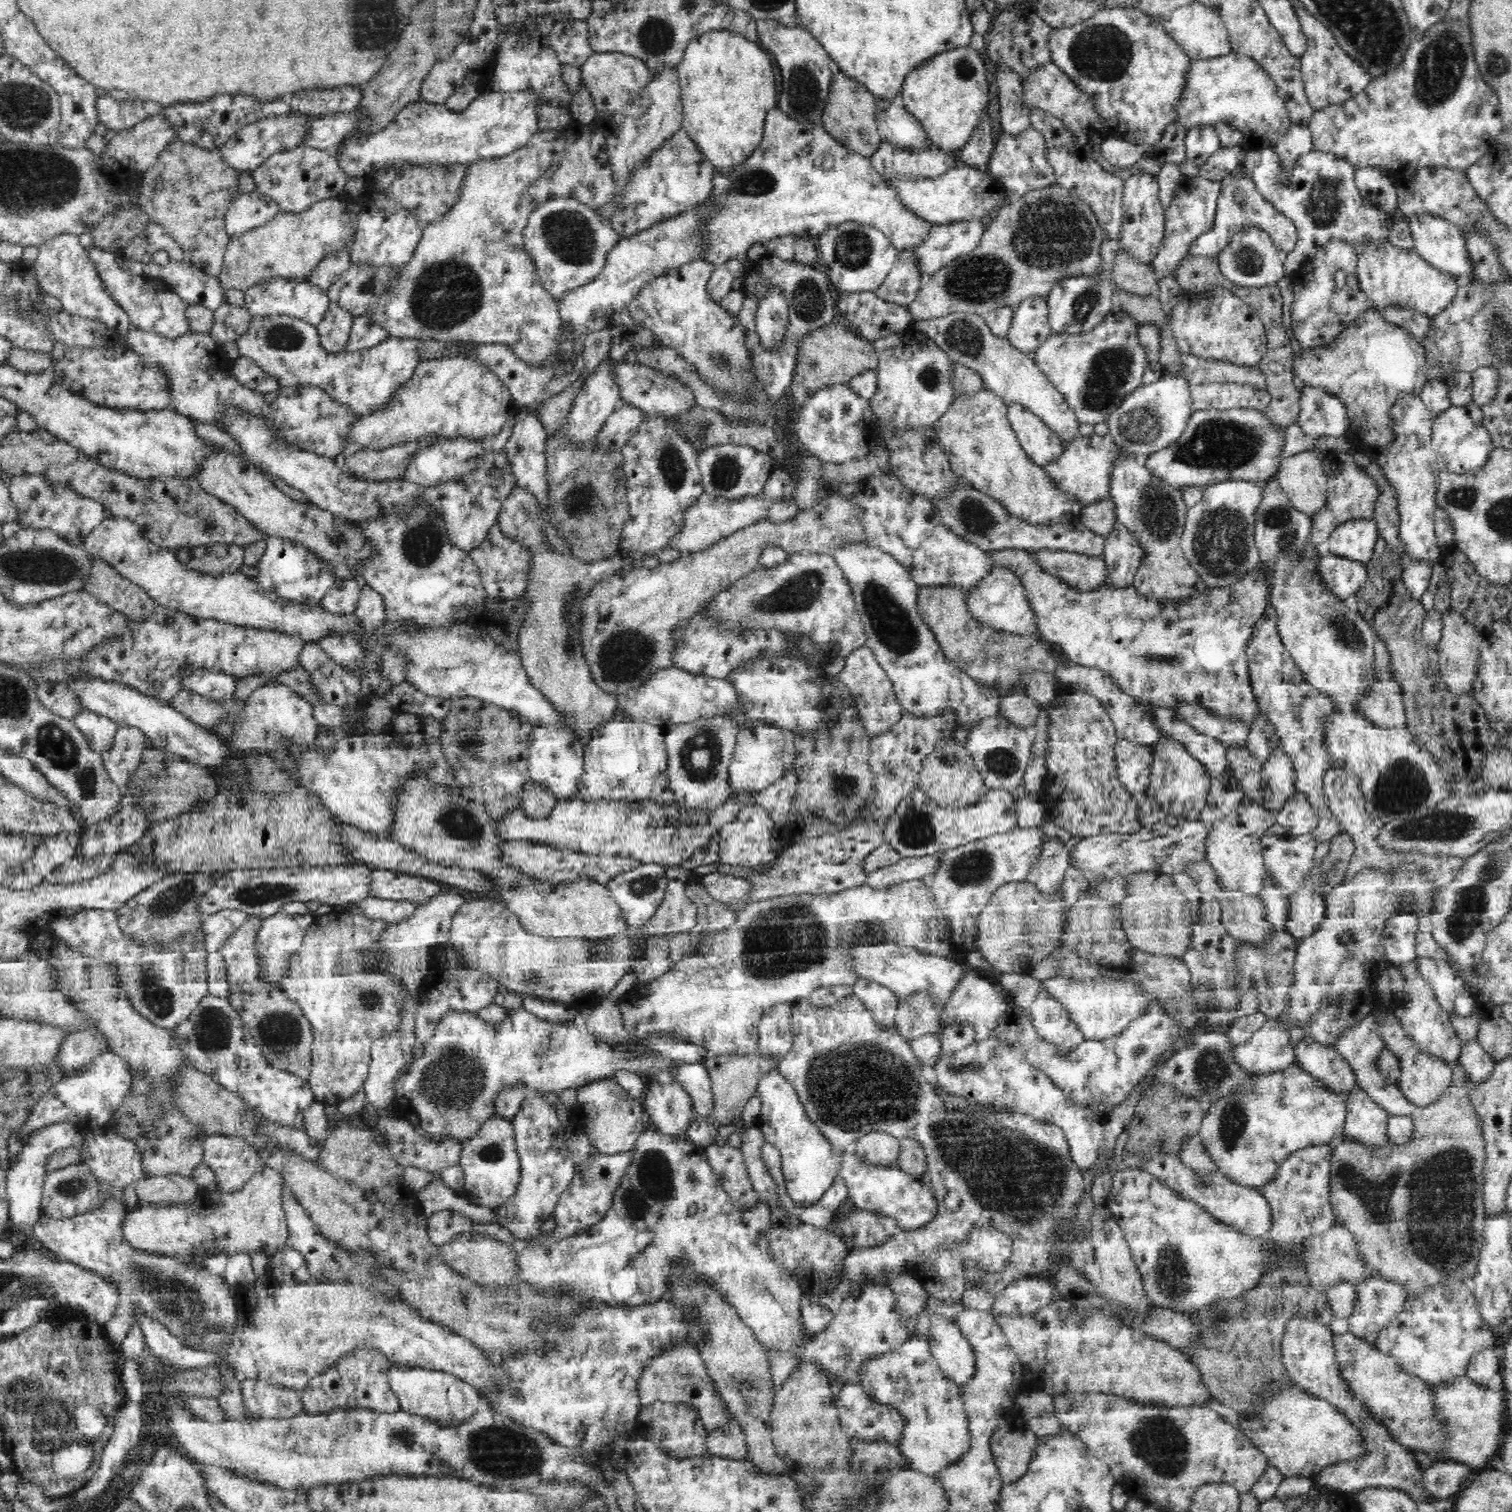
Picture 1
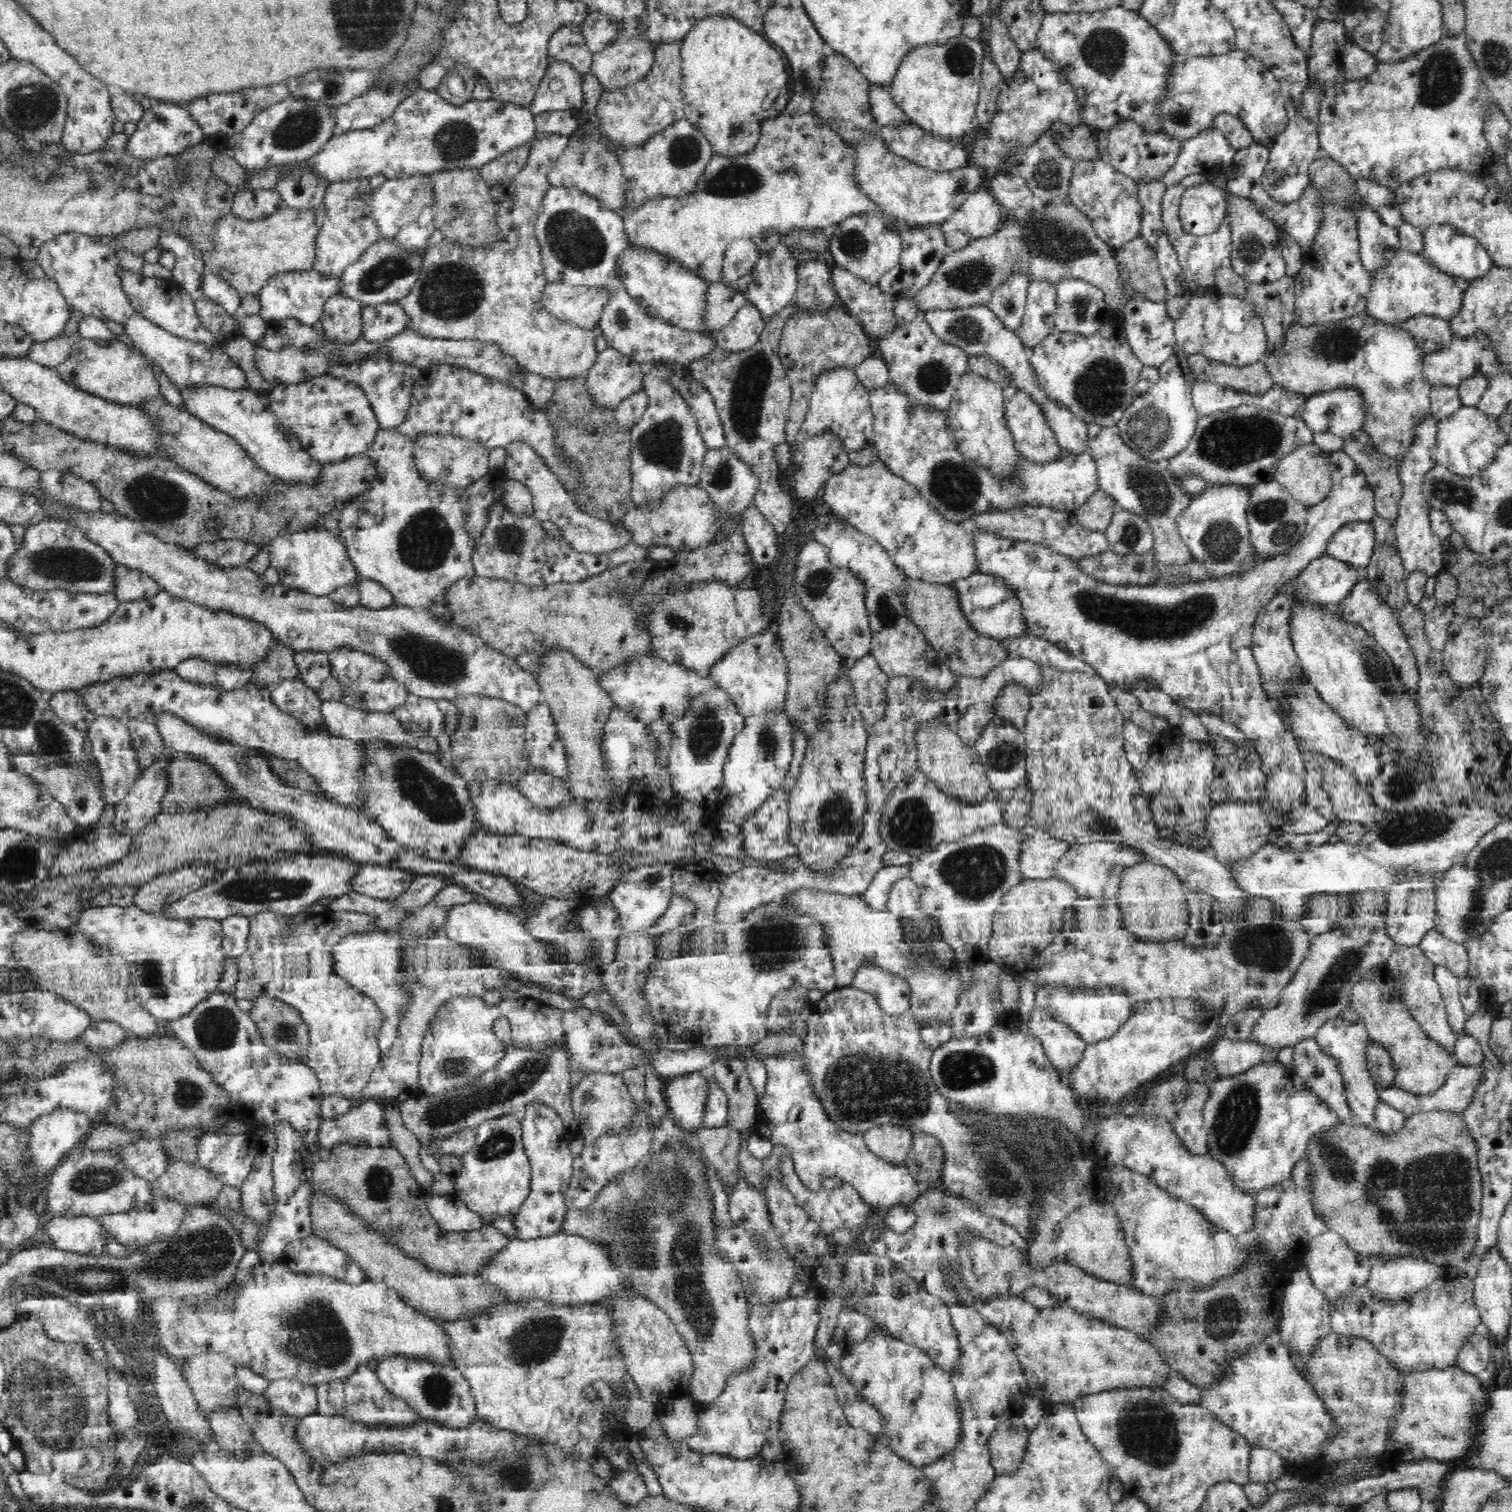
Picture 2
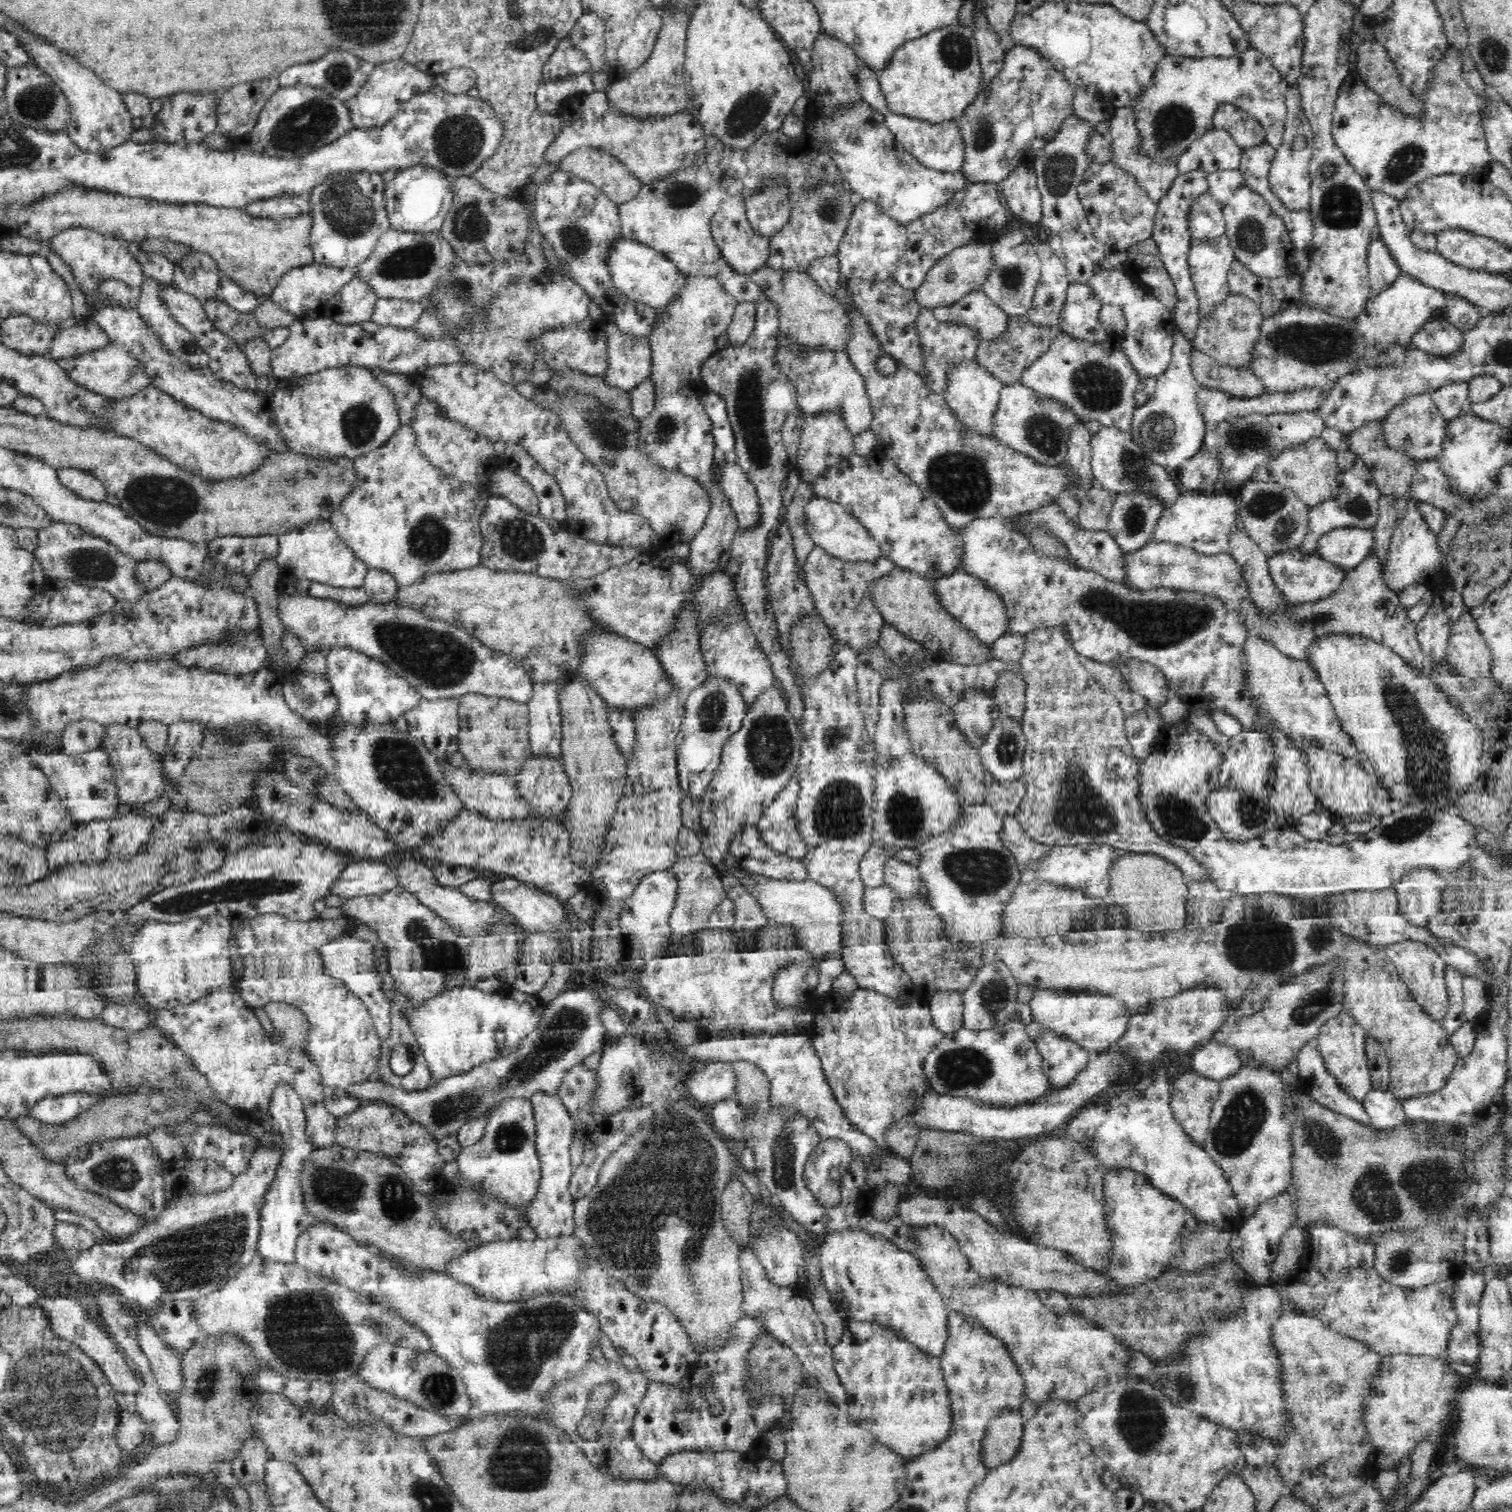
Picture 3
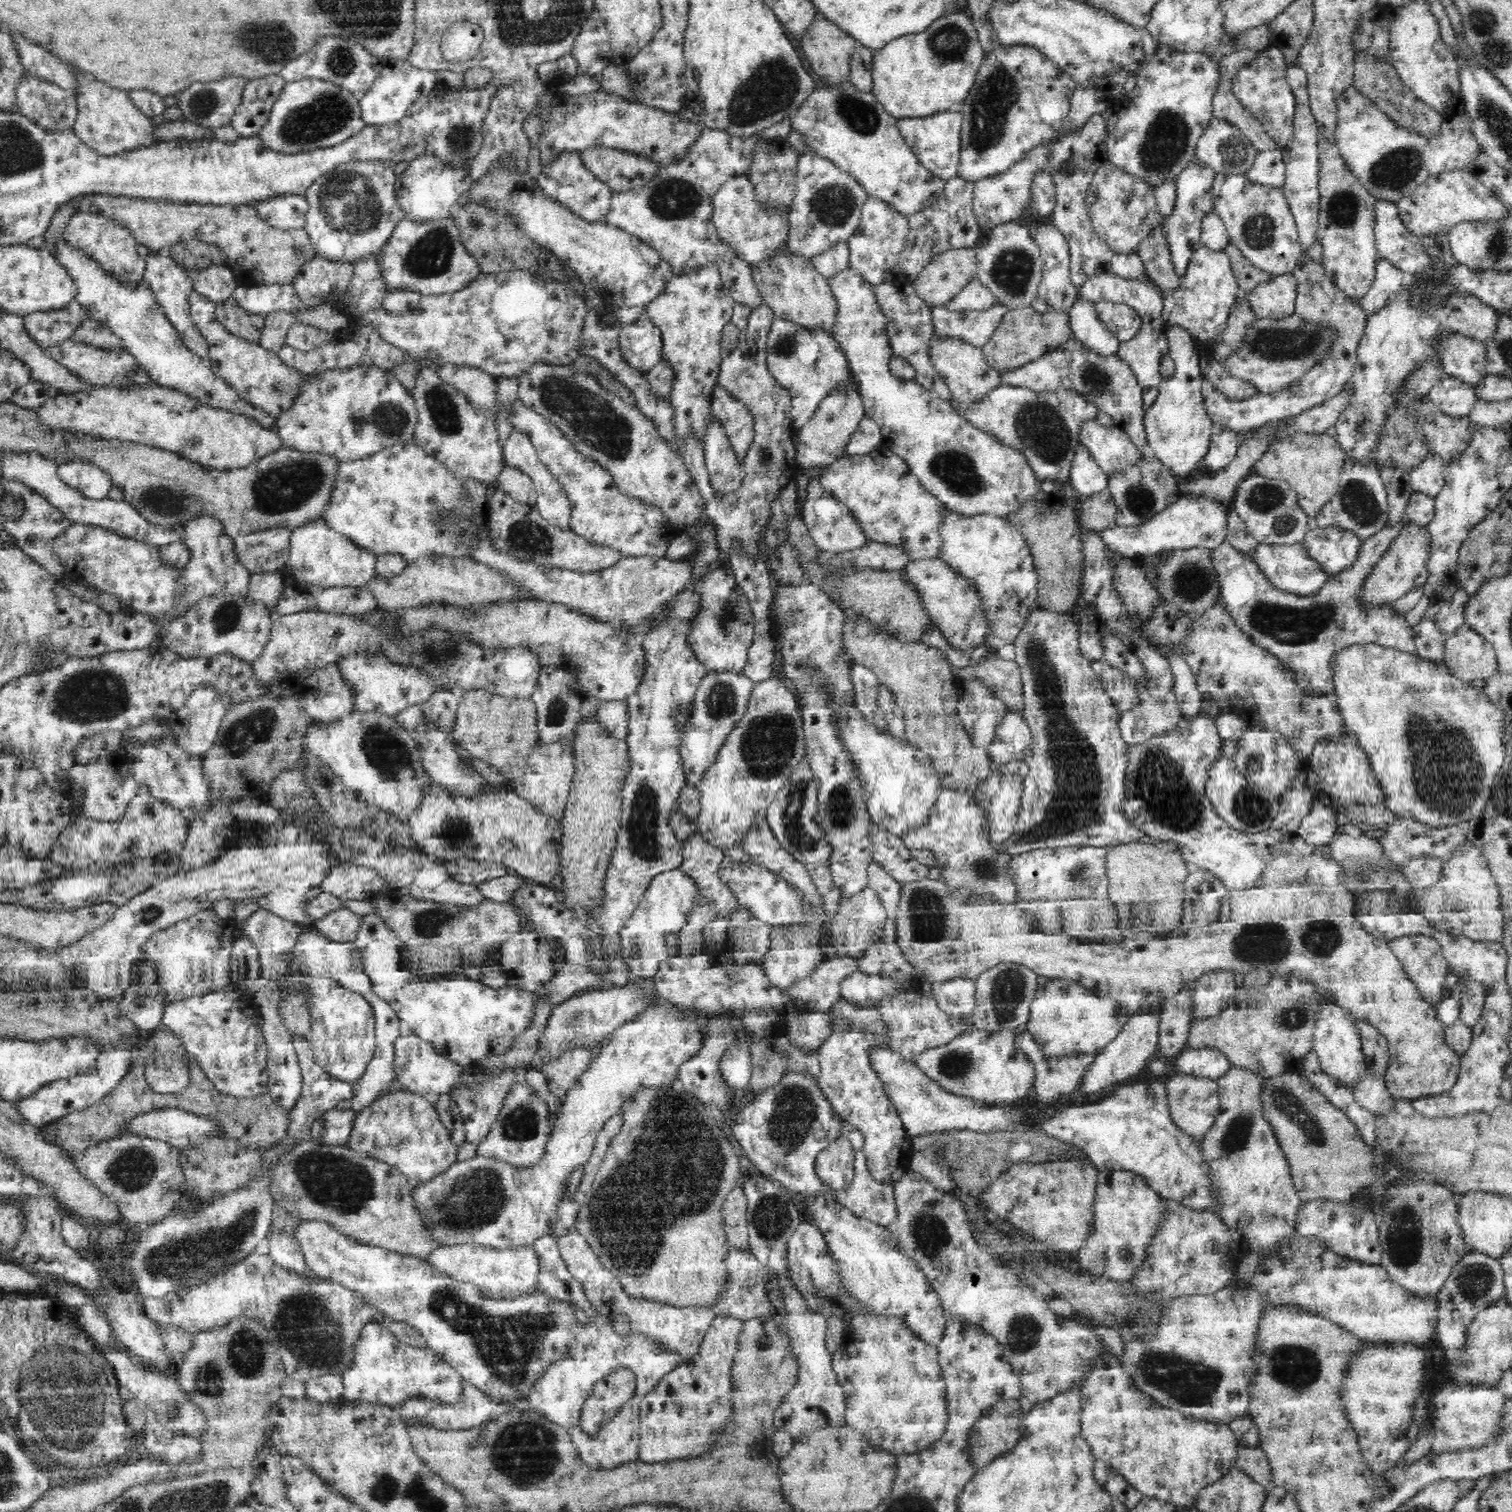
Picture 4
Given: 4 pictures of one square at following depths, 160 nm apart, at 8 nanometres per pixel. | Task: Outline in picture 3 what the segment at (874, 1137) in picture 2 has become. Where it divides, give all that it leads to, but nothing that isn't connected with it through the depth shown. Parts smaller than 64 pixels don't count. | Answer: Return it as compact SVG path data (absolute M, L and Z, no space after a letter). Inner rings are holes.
M908 1115L894 1122L888 1132L886 1132L886 1139L888 1139L891 1152L910 1161L918 1140L919 1132L919 1127Z

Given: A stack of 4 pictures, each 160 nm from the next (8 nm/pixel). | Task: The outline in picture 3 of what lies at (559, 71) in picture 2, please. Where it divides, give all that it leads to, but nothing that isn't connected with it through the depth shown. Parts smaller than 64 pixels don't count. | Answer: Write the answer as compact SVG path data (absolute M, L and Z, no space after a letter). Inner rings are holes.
M590 71L562 79L544 81L538 88L536 100L542 109L556 114L559 104L565 98L595 92L595 85Z

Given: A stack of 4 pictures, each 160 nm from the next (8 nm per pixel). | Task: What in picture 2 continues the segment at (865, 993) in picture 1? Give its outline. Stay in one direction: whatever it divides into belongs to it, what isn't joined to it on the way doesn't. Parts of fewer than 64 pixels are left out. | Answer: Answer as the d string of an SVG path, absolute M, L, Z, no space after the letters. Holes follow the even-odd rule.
M862 961L854 974L851 987L873 994L885 1013L910 1011L910 986L904 976L893 974L874 961Z

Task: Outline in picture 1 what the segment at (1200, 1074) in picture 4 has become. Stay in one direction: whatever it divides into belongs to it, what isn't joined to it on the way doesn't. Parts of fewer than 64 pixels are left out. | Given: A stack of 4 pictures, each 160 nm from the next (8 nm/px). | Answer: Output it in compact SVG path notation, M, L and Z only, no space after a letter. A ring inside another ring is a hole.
M1270 1018L1246 1044L1234 1047L1231 1059L1242 1070L1254 1075L1291 1068L1295 1062L1295 1047L1289 1040L1288 1032Z

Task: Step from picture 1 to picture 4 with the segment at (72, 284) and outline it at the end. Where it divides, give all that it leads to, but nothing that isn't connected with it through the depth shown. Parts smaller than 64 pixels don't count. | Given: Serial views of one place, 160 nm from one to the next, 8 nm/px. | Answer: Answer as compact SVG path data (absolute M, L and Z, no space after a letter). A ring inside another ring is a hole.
M78 211L71 216L64 236L70 245L82 249L86 255L100 261L102 267L110 272L110 275L118 277L122 283L133 287L143 279L146 266L145 257L138 254L138 250L136 250L136 246L139 244L136 237L133 236L133 230L129 230L122 221L98 213Z

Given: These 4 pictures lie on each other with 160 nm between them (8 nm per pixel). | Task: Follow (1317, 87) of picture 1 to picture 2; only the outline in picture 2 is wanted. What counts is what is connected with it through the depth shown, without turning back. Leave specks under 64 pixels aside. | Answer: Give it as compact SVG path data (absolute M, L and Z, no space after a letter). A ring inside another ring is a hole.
M1327 20L1315 25L1312 32L1311 48L1307 51L1310 80L1325 84L1327 90L1334 88L1338 82L1342 84L1348 80L1358 80L1362 76L1371 76L1371 72L1377 68L1376 57L1358 45L1350 43L1345 34L1343 22Z

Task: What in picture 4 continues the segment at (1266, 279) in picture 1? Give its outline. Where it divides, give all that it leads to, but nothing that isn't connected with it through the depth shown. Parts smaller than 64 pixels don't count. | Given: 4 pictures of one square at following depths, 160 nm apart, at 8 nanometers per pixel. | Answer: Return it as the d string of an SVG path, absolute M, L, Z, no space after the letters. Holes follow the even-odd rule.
M1217 173L1211 191L1214 195L1213 212L1224 222L1229 241L1232 241L1256 268L1274 276L1292 273L1301 253L1301 244L1295 216L1283 188L1270 188L1270 186L1255 183L1248 179L1246 174Z

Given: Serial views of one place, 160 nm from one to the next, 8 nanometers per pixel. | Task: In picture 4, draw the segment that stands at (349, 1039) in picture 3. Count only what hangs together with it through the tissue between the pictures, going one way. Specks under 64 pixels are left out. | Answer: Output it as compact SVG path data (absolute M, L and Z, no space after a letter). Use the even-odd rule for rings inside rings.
M259 909L240 922L243 936L253 942L259 952L261 976L278 980L286 970L283 960L291 959L290 952L304 932L304 925L278 917L270 910ZM299 977L290 984L290 990L286 994L299 986L312 991L308 1000L312 1024L307 1039L316 1061L334 1078L350 1084L356 1082L374 1056L376 1017L370 1001L357 992L341 988L328 978Z

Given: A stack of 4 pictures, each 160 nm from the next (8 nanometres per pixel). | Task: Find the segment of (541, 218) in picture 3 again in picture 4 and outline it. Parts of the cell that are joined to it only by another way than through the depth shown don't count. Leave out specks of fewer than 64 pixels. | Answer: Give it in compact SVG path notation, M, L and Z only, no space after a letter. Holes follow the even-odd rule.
M564 149L556 153L552 160L542 164L537 183L544 189L546 195L568 205L574 213L578 213L592 224L594 221L604 222L607 210L611 205L613 190L586 167L582 161L582 151L566 151Z

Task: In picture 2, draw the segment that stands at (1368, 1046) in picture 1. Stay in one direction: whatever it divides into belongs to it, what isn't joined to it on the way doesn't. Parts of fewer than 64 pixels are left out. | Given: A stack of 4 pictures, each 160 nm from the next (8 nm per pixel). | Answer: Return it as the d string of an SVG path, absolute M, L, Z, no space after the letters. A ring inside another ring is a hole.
M1482 1060L1478 1065L1456 1065L1450 1069L1447 1081L1438 1088L1437 1091L1431 1092L1427 1095L1415 1095L1411 1092L1400 1090L1396 1087L1386 1088L1378 1091L1379 1098L1394 1105L1406 1118L1420 1114L1423 1112L1432 1112L1441 1110L1442 1112L1449 1112L1449 1114L1462 1114L1472 1106L1474 1098L1476 1098L1476 1090L1480 1088L1484 1082L1484 1074L1491 1065L1487 1060Z

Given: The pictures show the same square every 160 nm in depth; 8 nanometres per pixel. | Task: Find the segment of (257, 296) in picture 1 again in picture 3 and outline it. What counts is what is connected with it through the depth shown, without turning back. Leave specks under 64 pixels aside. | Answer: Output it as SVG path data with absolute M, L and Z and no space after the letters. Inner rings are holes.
M314 261L312 264L293 268L281 276L280 284L274 288L268 296L270 300L280 304L282 309L289 310L298 319L304 320L318 317L317 313L322 310L326 302L335 300L339 290L357 274L357 268L334 268Z

